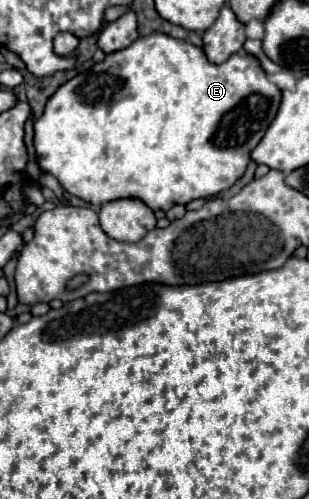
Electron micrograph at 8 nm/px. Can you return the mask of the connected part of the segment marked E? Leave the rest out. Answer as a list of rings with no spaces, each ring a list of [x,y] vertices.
[[[153,32],[149,36],[137,38],[129,48],[123,48],[121,52],[113,52],[105,56],[101,64],[95,64],[89,72],[75,76],[73,80],[65,82],[47,102],[45,112],[41,118],[35,120],[35,152],[39,158],[39,166],[53,174],[59,184],[73,196],[79,196],[81,200],[89,204],[105,204],[109,200],[117,200],[121,196],[137,196],[139,200],[145,200],[149,208],[153,210],[169,210],[173,204],[187,204],[195,198],[211,198],[219,192],[231,188],[243,174],[247,164],[251,162],[251,150],[261,142],[265,136],[269,124],[273,122],[277,110],[281,104],[281,90],[267,80],[265,70],[261,68],[261,62],[247,54],[237,52],[229,60],[221,64],[213,64],[207,60],[203,48],[197,48],[185,40],[171,38],[163,32]]]

